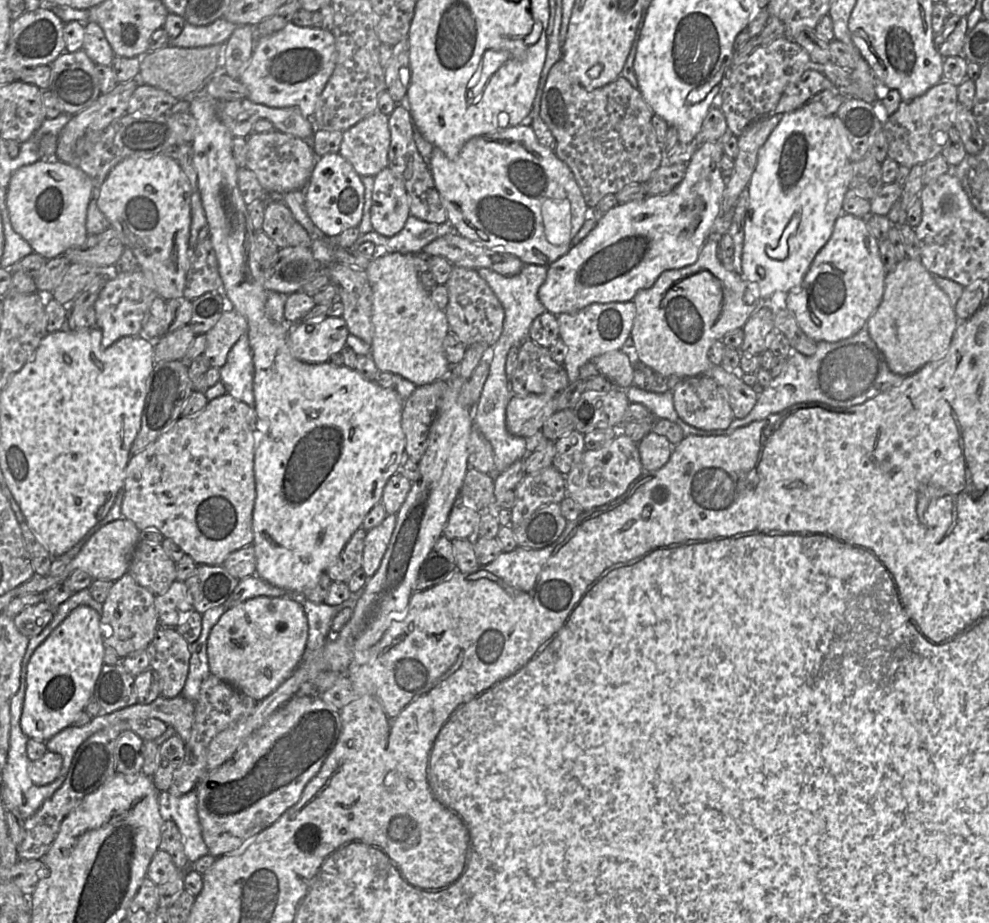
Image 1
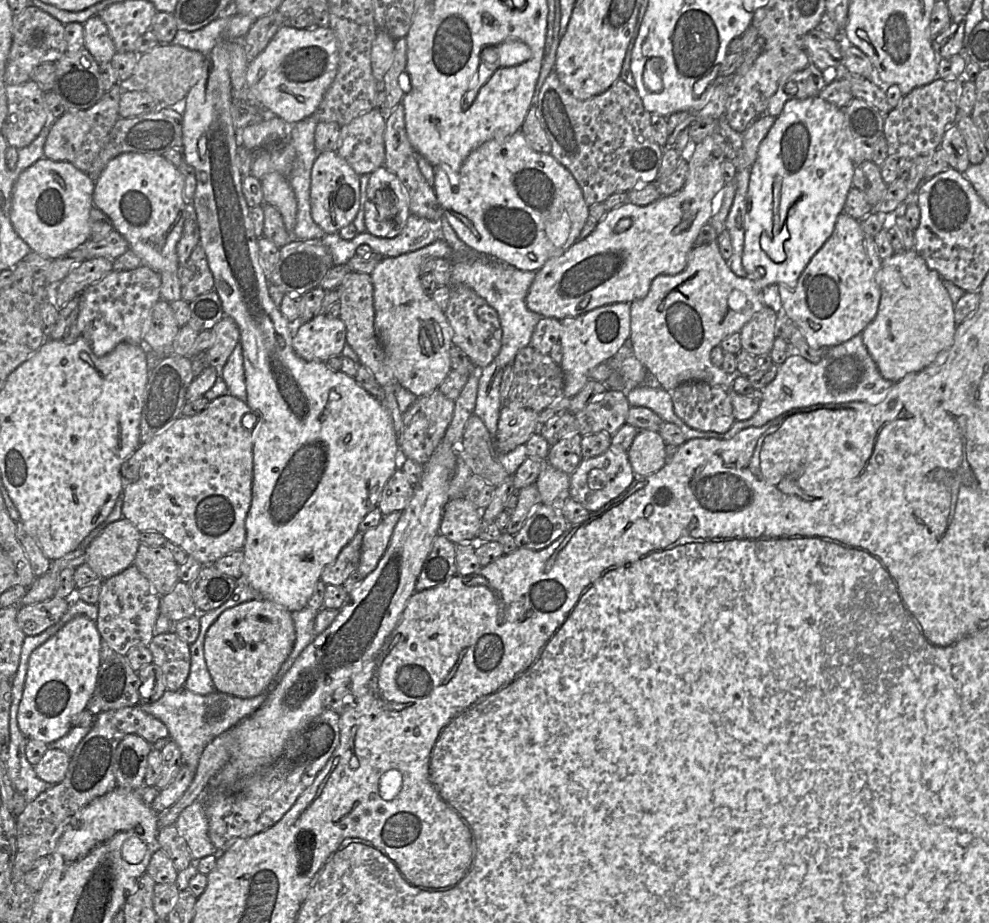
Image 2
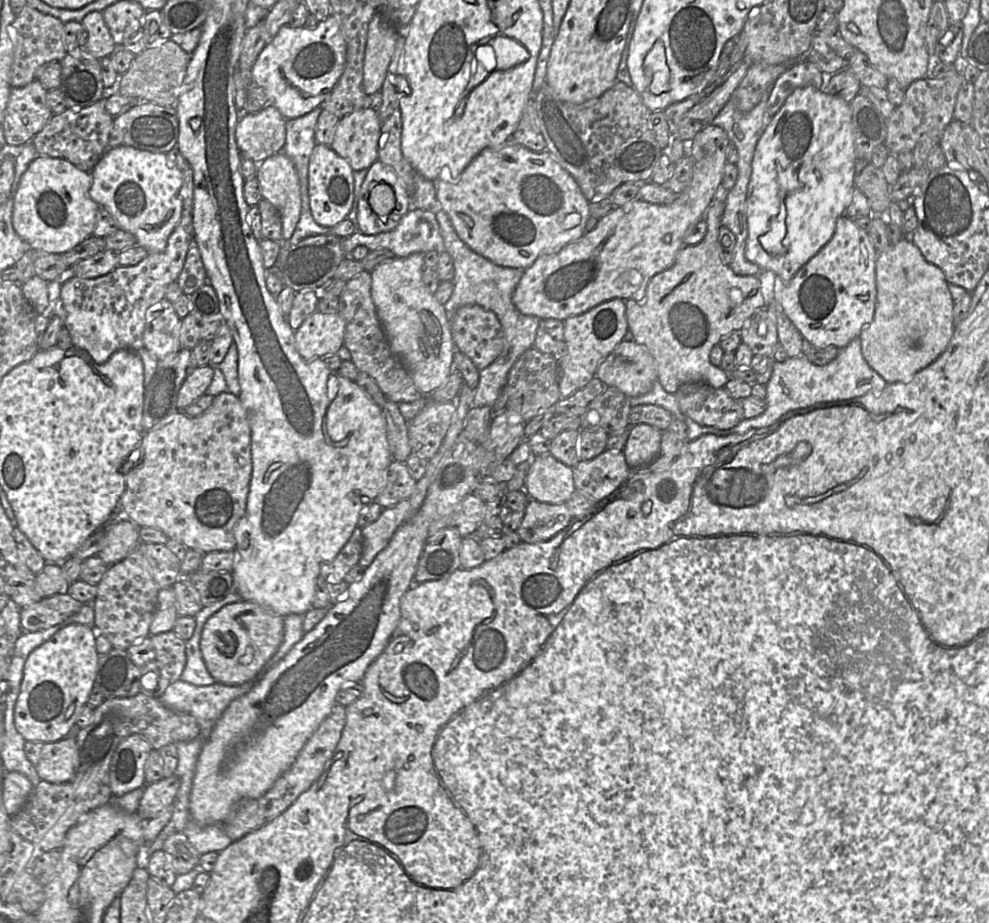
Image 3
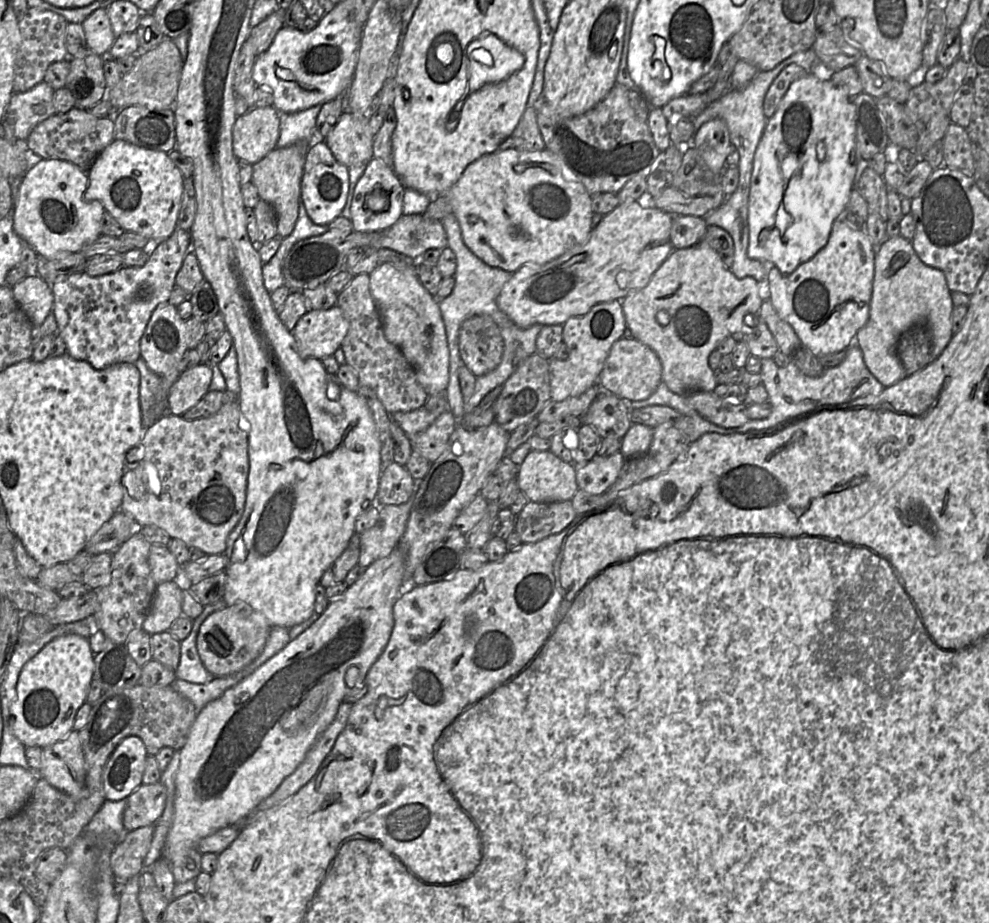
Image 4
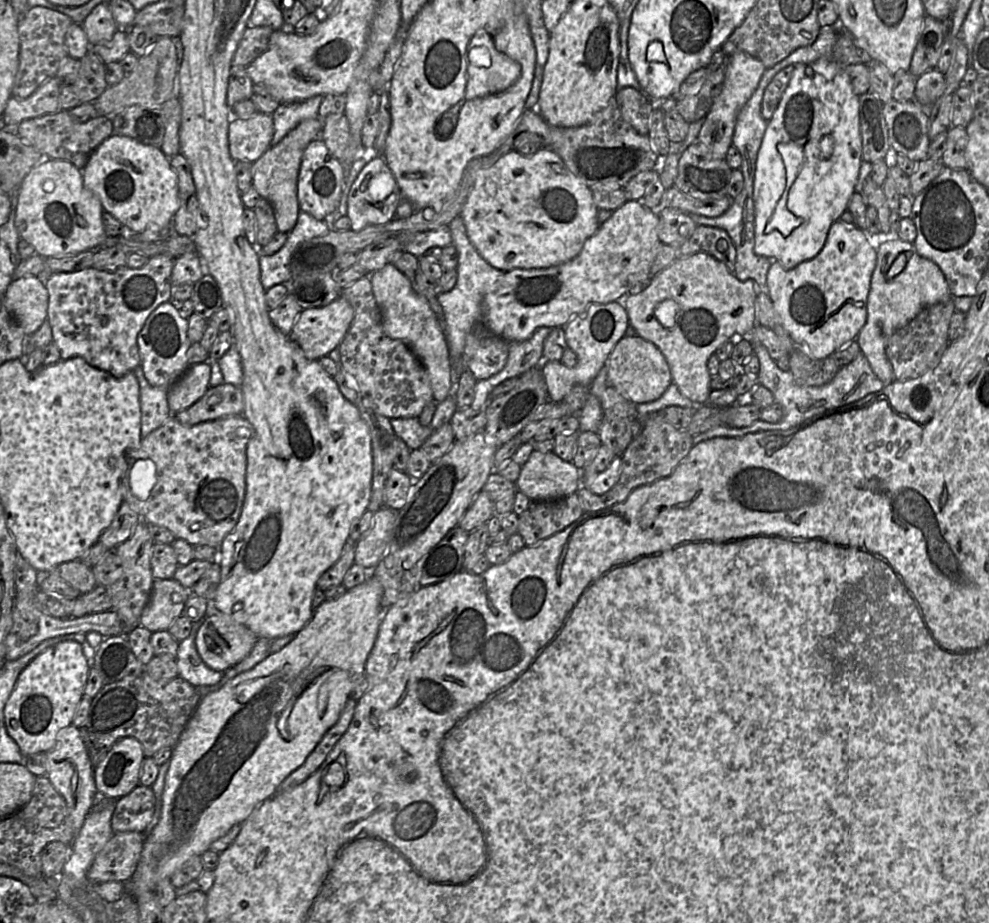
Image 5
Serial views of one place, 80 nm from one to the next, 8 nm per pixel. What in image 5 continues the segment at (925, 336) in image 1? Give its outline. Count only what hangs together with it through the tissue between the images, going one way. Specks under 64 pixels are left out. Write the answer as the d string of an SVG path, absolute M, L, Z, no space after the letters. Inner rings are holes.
M897 236L884 237L876 241L877 262L873 271L867 304L867 320L856 337L862 353L873 372L885 384L894 381L894 373L886 356L889 337L906 326L926 307L952 299L945 275L939 266L917 253L913 243Z

